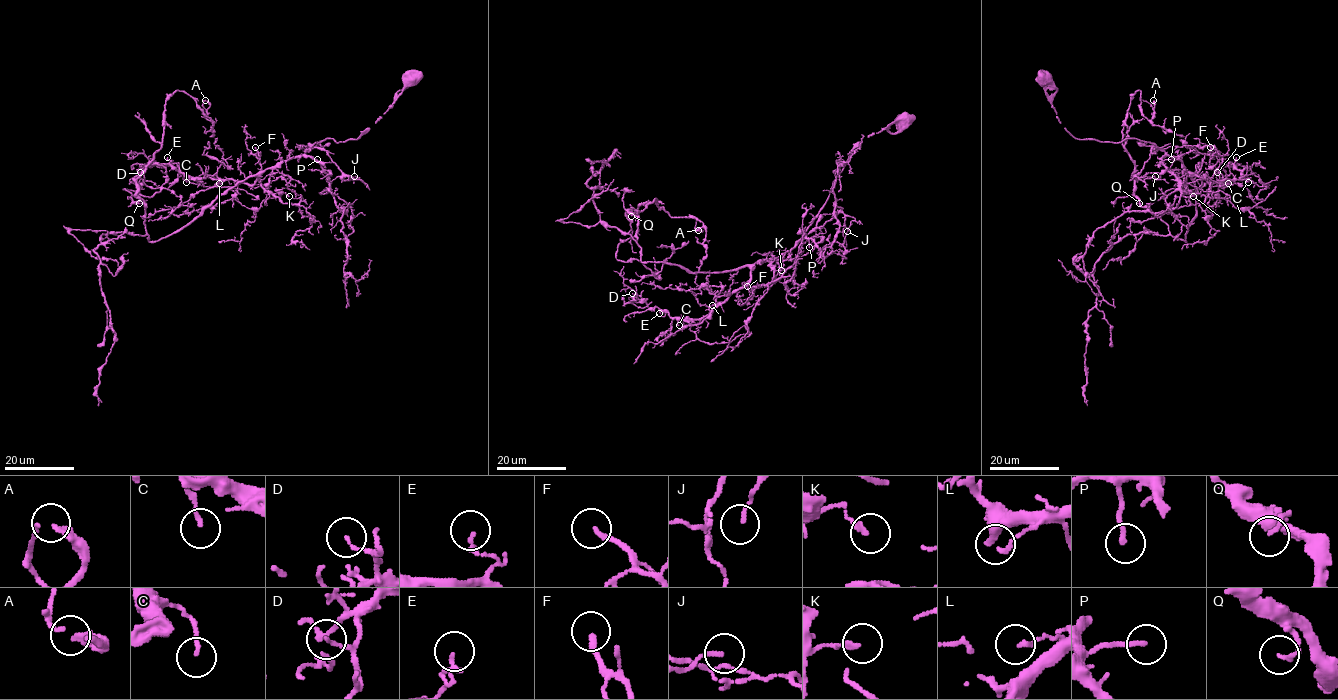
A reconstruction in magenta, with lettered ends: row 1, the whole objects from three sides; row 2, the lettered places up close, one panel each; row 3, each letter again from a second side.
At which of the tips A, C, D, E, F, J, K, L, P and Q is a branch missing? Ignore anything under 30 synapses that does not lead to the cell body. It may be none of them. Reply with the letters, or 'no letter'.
F

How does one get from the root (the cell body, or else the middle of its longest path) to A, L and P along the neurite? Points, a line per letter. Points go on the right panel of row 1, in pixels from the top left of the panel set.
A: (1046, 77), (1075, 138), (1182, 163), (1185, 241), (1134, 194), (1123, 120), (1137, 90), (1149, 120), (1153, 100)
L: (1046, 77), (1046, 96), (1058, 120), (1075, 138), (1148, 141), (1209, 185), (1225, 179), (1228, 183)
P: (1046, 77), (1046, 96), (1075, 138), (1137, 138), (1154, 144), (1165, 153), (1163, 159), (1171, 159)

